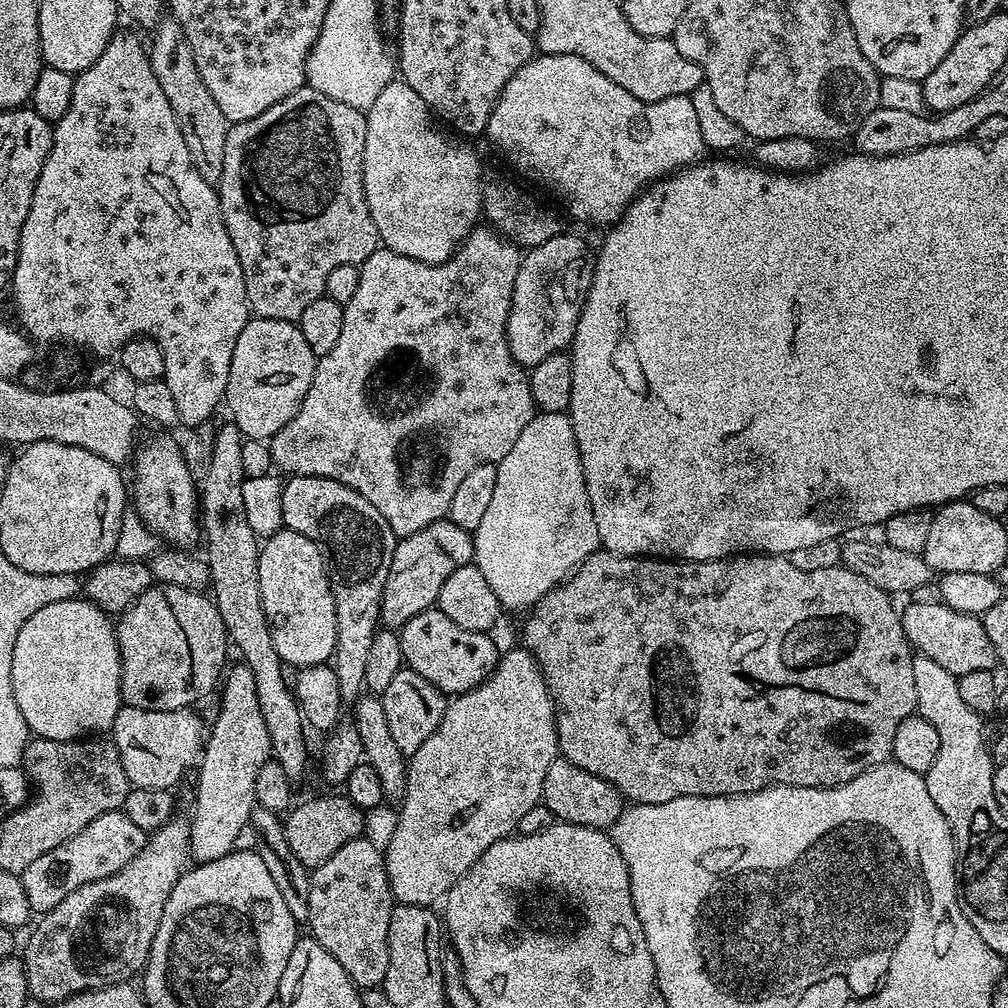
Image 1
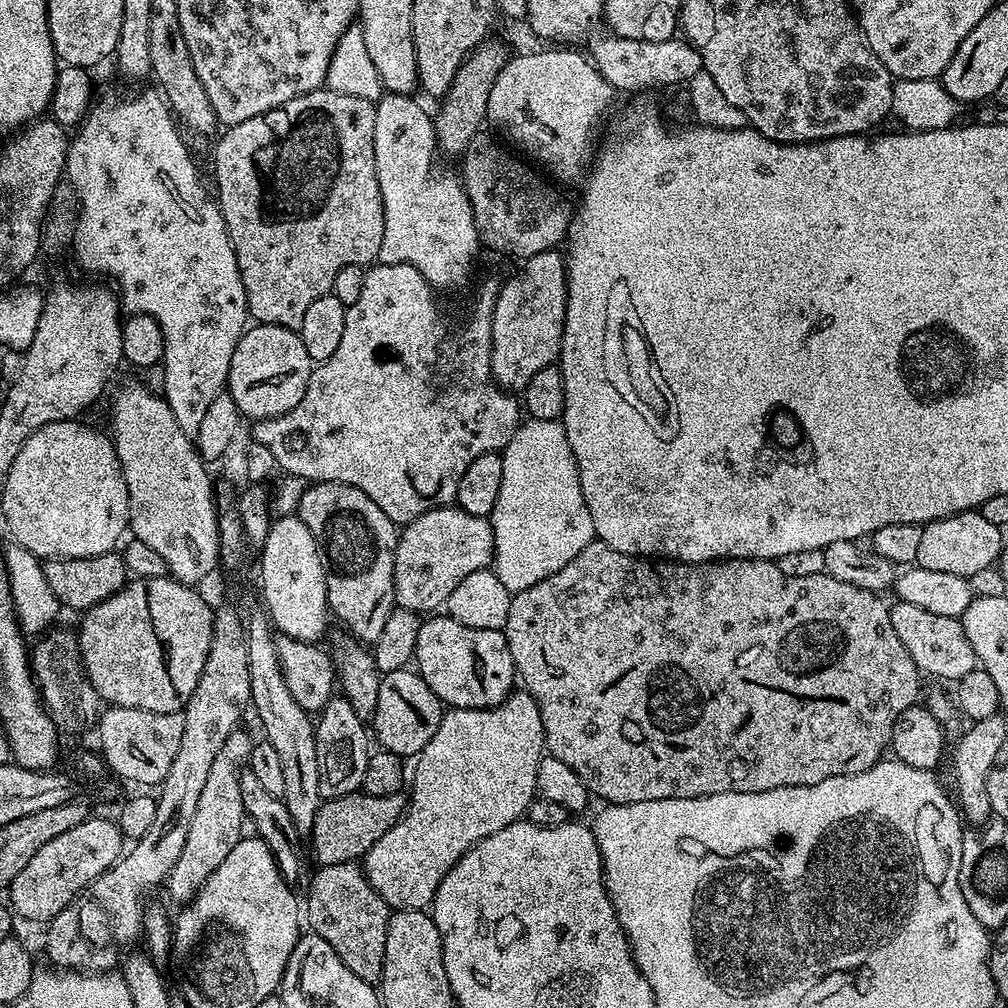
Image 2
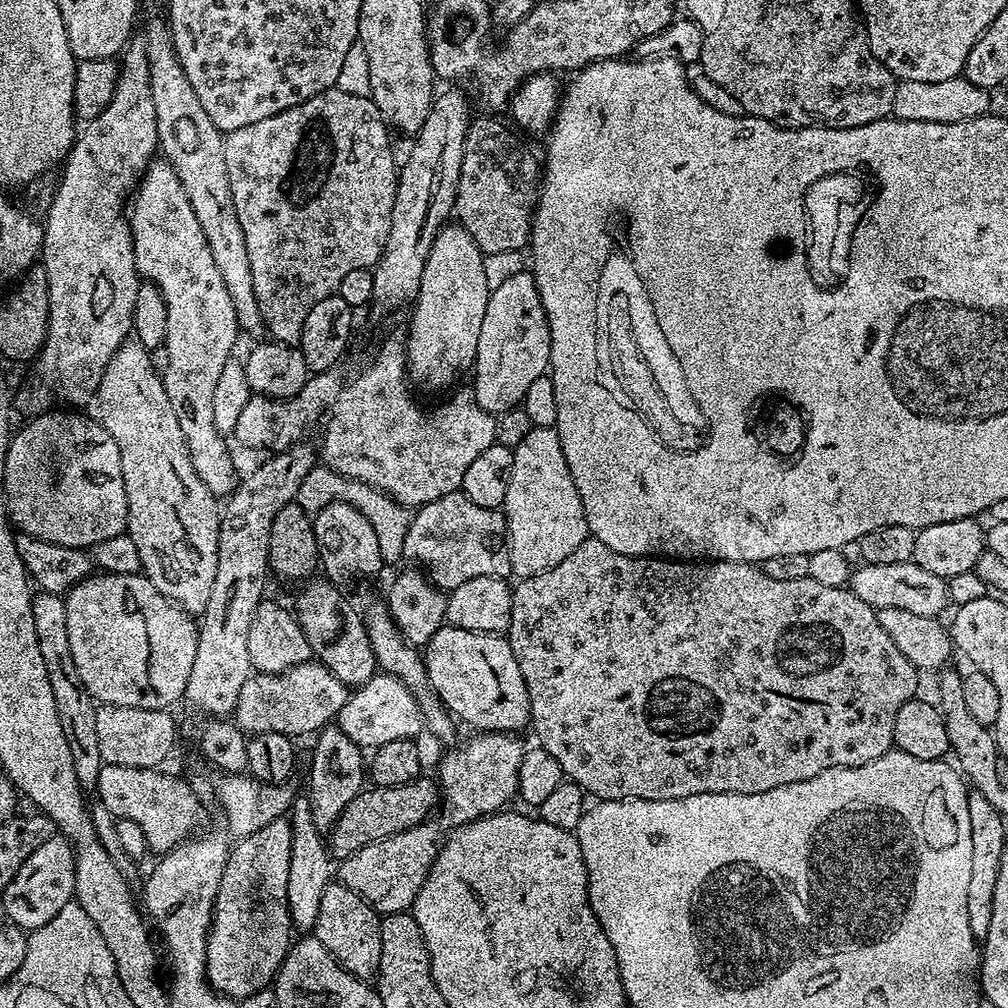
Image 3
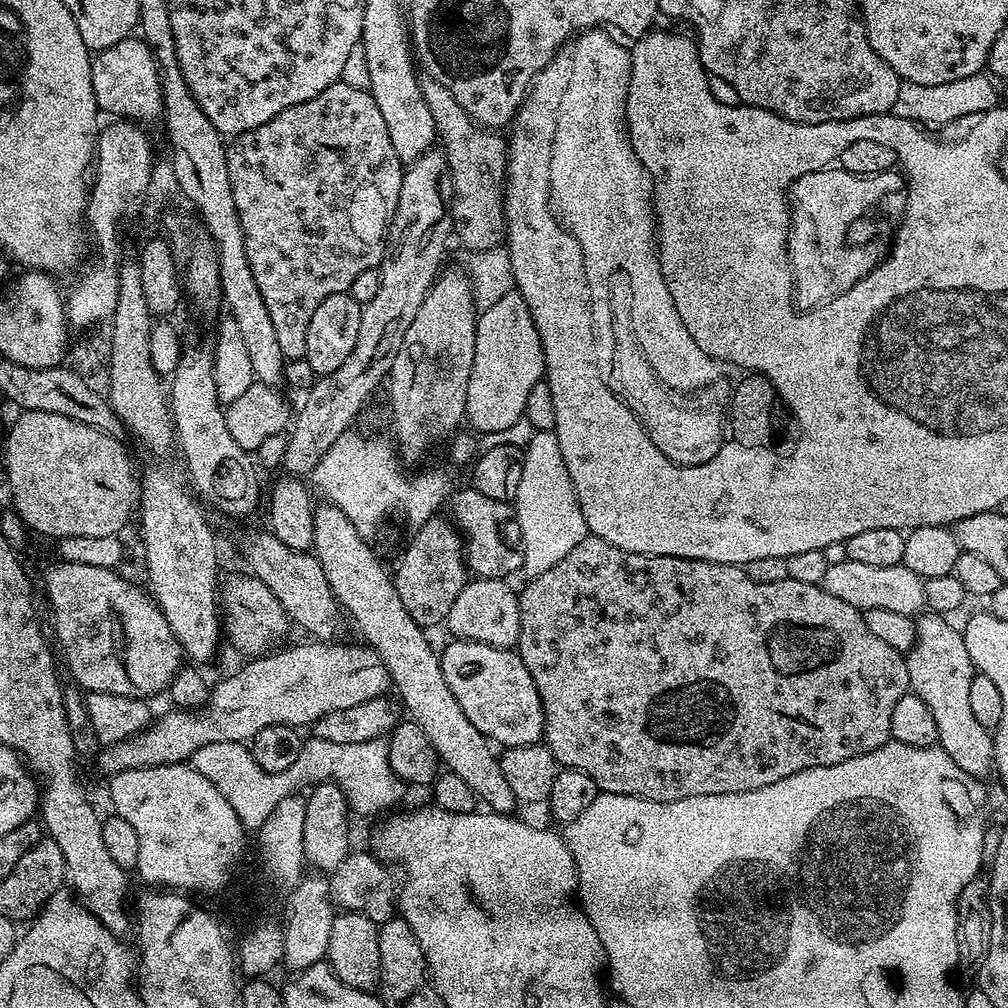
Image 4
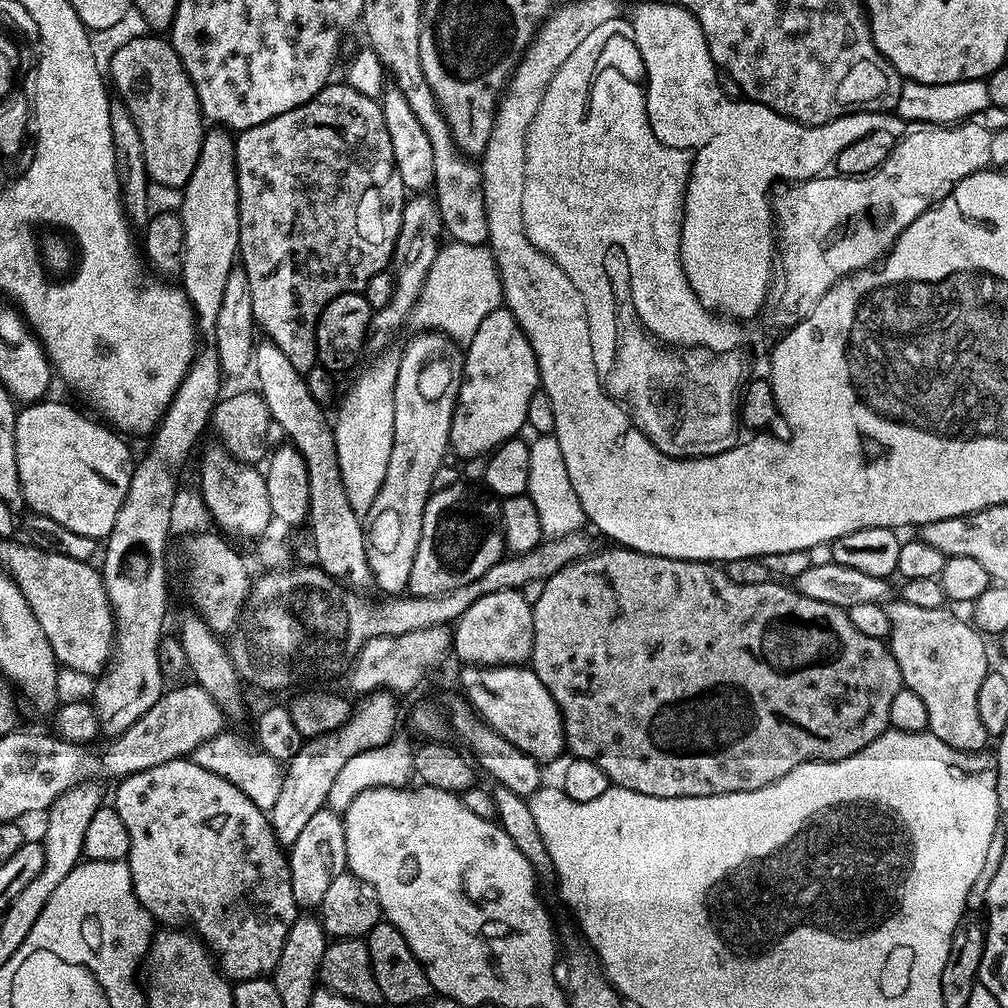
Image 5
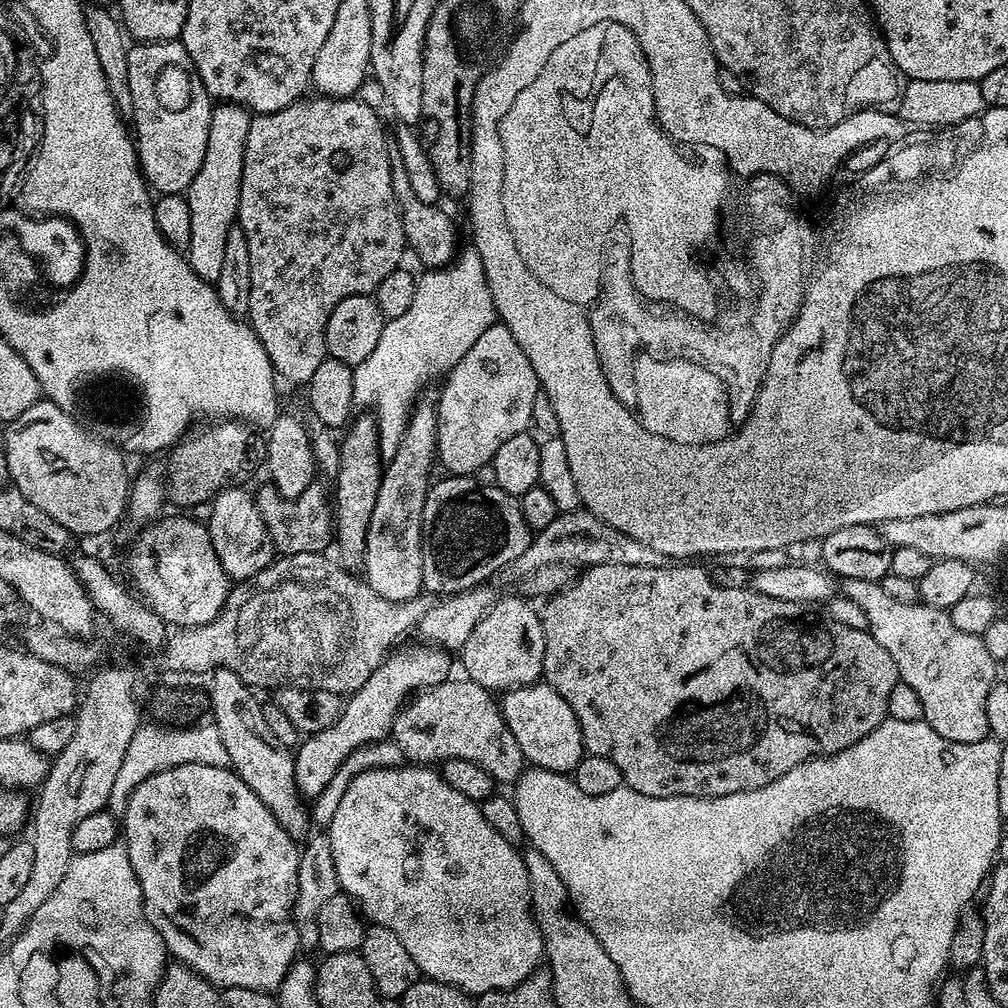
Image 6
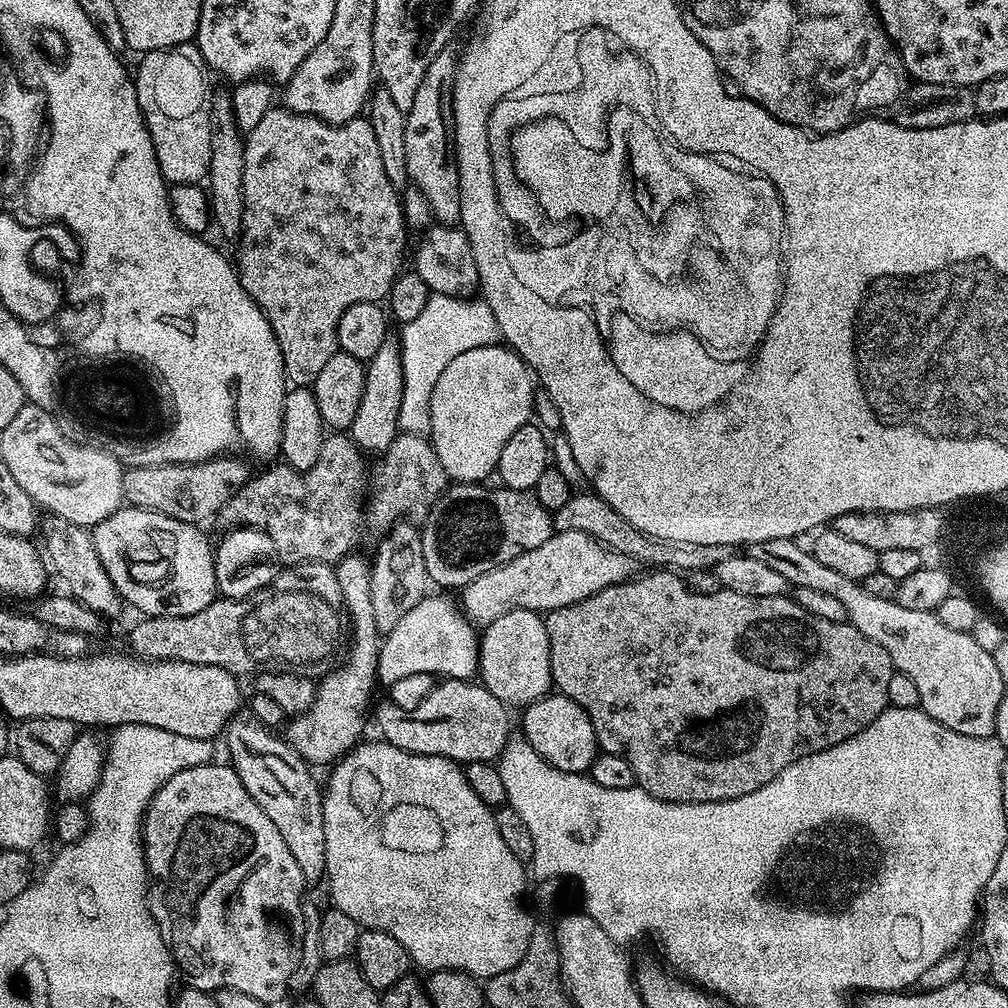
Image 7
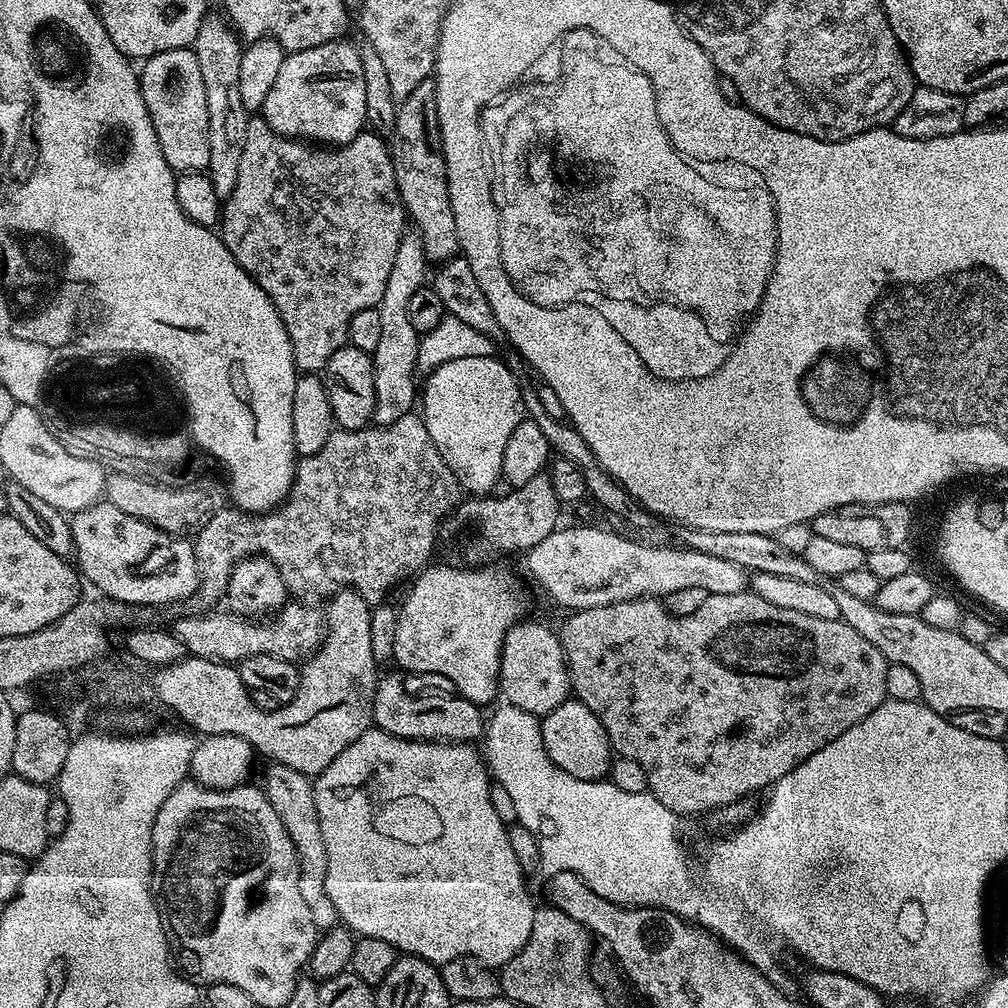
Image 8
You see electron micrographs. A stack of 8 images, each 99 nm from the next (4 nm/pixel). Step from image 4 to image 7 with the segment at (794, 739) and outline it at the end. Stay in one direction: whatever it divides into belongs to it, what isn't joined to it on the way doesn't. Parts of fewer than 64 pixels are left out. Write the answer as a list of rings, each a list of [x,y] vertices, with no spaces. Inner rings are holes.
[[[675,571],[645,572],[648,572],[645,576],[637,574],[620,584],[606,586],[606,590],[598,590],[598,594],[582,598],[582,602],[562,606],[544,616],[546,634],[550,638],[550,670],[555,691],[578,702],[578,706],[586,710],[596,731],[599,751],[626,758],[626,762],[630,762],[630,770],[634,770],[636,784],[643,792],[671,804],[722,802],[742,798],[742,794],[754,794],[754,790],[762,790],[766,782],[774,782],[786,766],[794,766],[794,762],[802,758],[818,754],[818,750],[830,750],[830,746],[838,746],[838,742],[854,738],[858,730],[870,726],[870,722],[874,722],[874,718],[889,707],[886,690],[890,687],[894,671],[890,654],[886,654],[878,642],[866,638],[866,634],[862,634],[862,630],[855,628],[851,622],[843,624],[818,618],[818,614],[810,614],[810,610],[798,606],[788,594],[754,598],[750,594],[734,594],[734,590],[729,588],[706,594],[693,590],[689,581]]]

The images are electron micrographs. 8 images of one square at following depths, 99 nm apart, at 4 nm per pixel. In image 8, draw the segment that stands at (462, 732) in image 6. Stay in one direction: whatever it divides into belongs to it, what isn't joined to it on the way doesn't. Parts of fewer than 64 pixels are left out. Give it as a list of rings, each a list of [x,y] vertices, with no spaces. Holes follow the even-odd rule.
[[[381,675],[376,681],[372,722],[384,732],[407,740],[433,742],[476,742],[483,737],[486,716],[481,705],[465,700],[459,694],[452,696],[411,696],[396,676]]]

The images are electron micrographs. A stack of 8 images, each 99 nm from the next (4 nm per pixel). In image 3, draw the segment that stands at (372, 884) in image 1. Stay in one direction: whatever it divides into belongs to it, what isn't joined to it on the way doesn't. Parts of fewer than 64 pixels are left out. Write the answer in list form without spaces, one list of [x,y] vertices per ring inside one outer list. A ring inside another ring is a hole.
[[[333,882],[326,886],[318,906],[314,936],[351,975],[365,982],[375,981],[382,962],[382,917],[375,912],[354,890]]]

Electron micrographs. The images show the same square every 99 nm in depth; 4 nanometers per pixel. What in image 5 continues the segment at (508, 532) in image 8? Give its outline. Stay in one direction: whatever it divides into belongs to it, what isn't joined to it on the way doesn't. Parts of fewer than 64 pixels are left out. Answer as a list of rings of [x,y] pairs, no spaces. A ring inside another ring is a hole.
[[[448,484],[445,488],[437,487],[426,502],[426,510],[422,514],[422,532],[418,538],[418,550],[414,554],[413,565],[410,566],[407,591],[414,596],[441,596],[454,590],[459,584],[469,584],[490,566],[494,566],[505,555],[504,533],[486,515],[488,504],[480,500],[480,496],[468,484]]]

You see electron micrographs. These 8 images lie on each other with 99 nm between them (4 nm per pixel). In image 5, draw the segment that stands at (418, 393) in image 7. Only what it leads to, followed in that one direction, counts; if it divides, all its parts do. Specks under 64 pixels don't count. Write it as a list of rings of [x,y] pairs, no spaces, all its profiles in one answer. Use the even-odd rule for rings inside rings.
[[[457,240],[444,242],[434,258],[434,266],[430,266],[430,274],[426,274],[422,292],[414,302],[410,324],[413,329],[440,332],[457,344],[467,346],[474,334],[478,334],[478,326],[482,326],[486,314],[501,307],[503,302],[500,271],[492,249],[487,244],[467,245]],[[392,350],[377,355],[373,360],[376,361],[353,382],[336,420],[334,416],[338,470],[341,471],[342,486],[346,486],[346,498],[350,498],[350,506],[354,506],[358,514],[367,514],[374,498],[378,498],[378,490],[382,490],[382,478],[386,478],[386,465],[390,462],[390,446],[394,446],[394,382],[400,361]]]

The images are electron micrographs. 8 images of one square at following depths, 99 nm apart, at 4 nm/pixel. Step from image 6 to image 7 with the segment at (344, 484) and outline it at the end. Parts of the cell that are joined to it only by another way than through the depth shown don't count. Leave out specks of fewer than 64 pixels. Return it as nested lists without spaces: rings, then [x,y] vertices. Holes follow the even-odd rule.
[[[389,338],[382,342],[378,354],[374,354],[374,358],[367,361],[364,370],[362,402],[358,402],[358,414],[354,414],[354,422],[350,429],[350,439],[356,443],[361,453],[382,454],[394,442],[400,422],[403,385],[400,341]],[[349,554],[337,560],[336,581],[340,587],[340,598],[346,609],[346,616],[352,619],[352,645],[347,645],[342,662],[317,683],[314,702],[300,716],[287,721],[287,743],[292,745],[296,755],[309,765],[328,764],[339,761],[361,743],[364,719],[369,719],[372,691],[378,688],[378,654],[382,633],[374,622],[374,605],[370,599],[370,574],[372,566],[369,557]]]

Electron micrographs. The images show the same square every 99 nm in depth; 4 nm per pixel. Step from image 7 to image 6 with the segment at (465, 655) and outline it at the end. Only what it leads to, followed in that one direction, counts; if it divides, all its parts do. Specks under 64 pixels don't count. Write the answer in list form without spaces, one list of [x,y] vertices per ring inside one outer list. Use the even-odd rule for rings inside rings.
[[[416,642],[413,648],[404,647],[400,646],[389,651],[382,663],[377,668],[372,669],[372,672],[366,678],[366,686],[362,686],[357,692],[353,692],[351,696],[343,701],[341,714],[331,726],[321,732],[305,735],[299,741],[294,752],[296,761],[294,778],[296,779],[296,788],[305,801],[311,802],[315,796],[323,794],[324,787],[331,780],[335,781],[337,779],[340,767],[344,765],[351,752],[364,748],[367,744],[378,744],[387,741],[392,734],[393,715],[400,711],[402,705],[413,693],[420,689],[432,688],[436,684],[441,684],[443,680],[449,679],[451,672],[448,671],[452,668],[452,660],[448,657],[451,655],[445,649],[435,647],[427,642]]]

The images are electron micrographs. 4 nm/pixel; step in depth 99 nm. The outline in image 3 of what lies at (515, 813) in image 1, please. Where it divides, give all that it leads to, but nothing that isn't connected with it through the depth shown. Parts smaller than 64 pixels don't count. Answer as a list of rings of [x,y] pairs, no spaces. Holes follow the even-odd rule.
[[[477,731],[461,748],[452,748],[445,754],[438,775],[442,793],[438,817],[442,823],[449,824],[449,829],[455,830],[461,824],[499,812],[511,796],[517,795],[518,770],[526,751],[526,744],[520,738],[507,732]],[[429,818],[402,834],[375,840],[370,846],[362,846],[357,852],[343,857],[338,864],[339,883],[354,890],[354,894],[361,896],[381,917],[409,911],[414,898],[418,898],[418,890],[422,890],[428,880],[428,871],[432,869],[442,840],[440,828],[434,821]]]

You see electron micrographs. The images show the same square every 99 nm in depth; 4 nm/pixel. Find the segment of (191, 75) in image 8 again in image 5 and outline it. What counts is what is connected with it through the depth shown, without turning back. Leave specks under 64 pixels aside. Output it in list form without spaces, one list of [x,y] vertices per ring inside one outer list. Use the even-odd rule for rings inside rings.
[[[159,35],[136,36],[128,40],[106,64],[106,76],[111,87],[116,87],[115,95],[130,110],[134,118],[134,126],[138,126],[138,138],[142,138],[142,154],[146,162],[146,174],[153,185],[161,184],[164,188],[183,189],[190,176],[194,173],[199,152],[206,131],[204,113],[200,111],[198,96],[178,54],[172,49],[167,39],[159,40]]]

